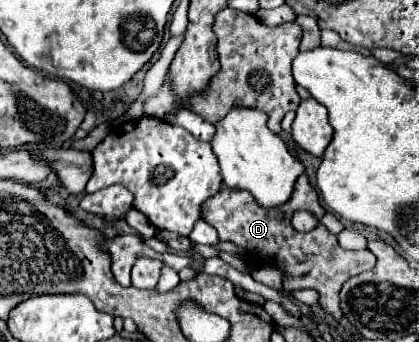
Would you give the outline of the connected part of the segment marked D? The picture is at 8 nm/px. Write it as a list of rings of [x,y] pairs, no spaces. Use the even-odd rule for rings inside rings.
[[[307,175],[299,177],[291,201],[287,201],[287,205],[281,205],[279,209],[259,209],[251,193],[239,191],[239,189],[221,189],[203,205],[205,219],[217,229],[221,241],[231,241],[239,247],[245,247],[249,251],[247,257],[253,263],[253,267],[255,267],[255,251],[257,251],[257,265],[273,265],[273,267],[283,269],[285,291],[315,289],[321,295],[319,297],[321,309],[339,321],[343,317],[339,309],[341,285],[349,277],[371,269],[375,265],[375,255],[369,249],[361,249],[361,251],[343,249],[337,243],[337,237],[323,225],[317,225],[309,233],[295,231],[291,225],[291,215],[299,209],[311,211],[317,219],[325,215],[325,209],[319,205],[317,193],[309,185]],[[291,285],[301,285],[301,287],[291,287]]]

